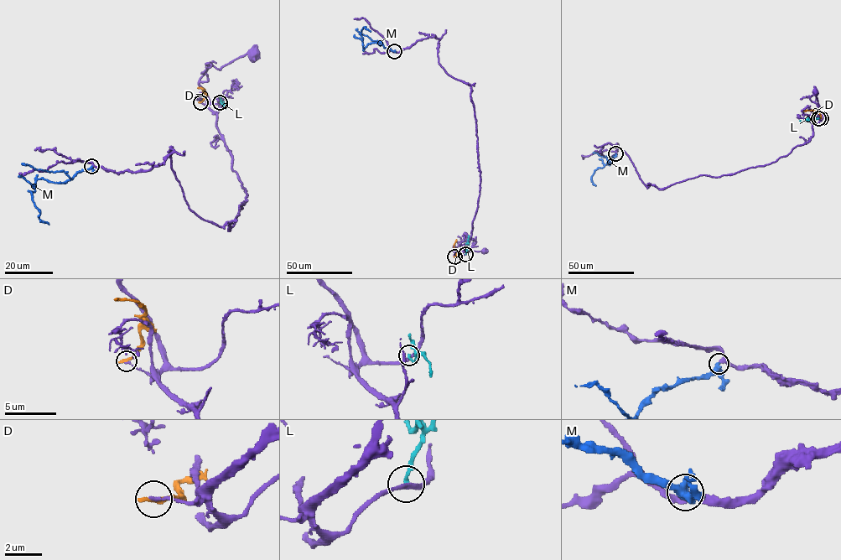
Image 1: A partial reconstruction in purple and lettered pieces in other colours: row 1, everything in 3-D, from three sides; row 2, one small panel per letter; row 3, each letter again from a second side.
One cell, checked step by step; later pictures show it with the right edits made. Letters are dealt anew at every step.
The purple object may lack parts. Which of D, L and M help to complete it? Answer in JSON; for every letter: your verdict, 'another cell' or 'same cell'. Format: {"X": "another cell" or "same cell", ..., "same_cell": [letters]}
{"D": "another cell", "L": "another cell", "M": "same cell", "same_cell": ["M"]}

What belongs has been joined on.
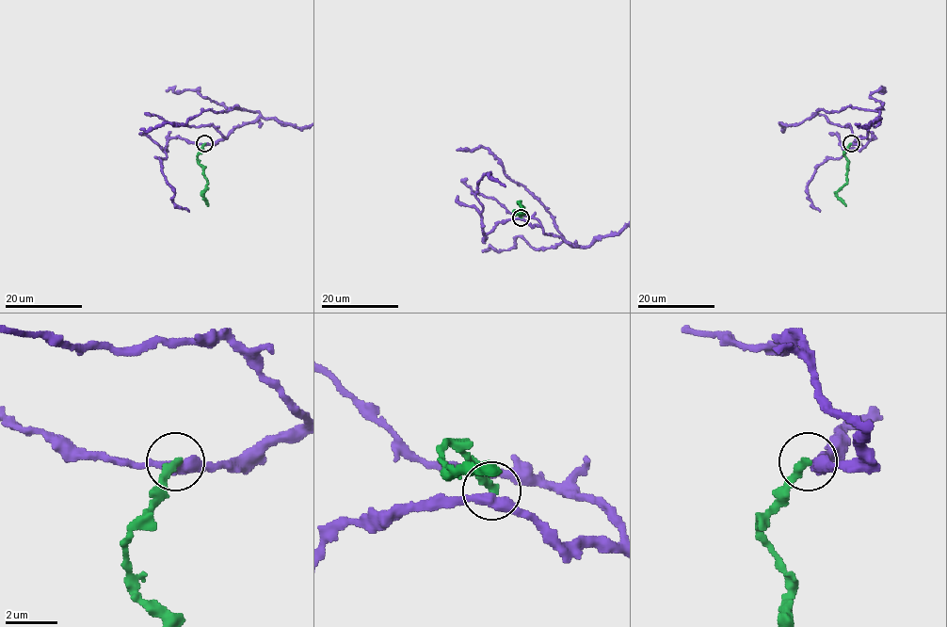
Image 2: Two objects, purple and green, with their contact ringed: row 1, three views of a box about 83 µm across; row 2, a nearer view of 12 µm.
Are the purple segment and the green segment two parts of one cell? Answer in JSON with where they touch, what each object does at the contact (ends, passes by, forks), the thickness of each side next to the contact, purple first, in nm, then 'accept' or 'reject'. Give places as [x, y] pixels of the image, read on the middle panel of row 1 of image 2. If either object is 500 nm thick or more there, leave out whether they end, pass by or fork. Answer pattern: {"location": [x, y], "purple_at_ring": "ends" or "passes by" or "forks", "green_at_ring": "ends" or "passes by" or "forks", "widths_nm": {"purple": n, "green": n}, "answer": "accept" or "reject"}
{"location": [521, 217], "purple_at_ring": "passes by", "green_at_ring": "ends", "widths_nm": {"purple": 400, "green": 360}, "answer": "reject"}

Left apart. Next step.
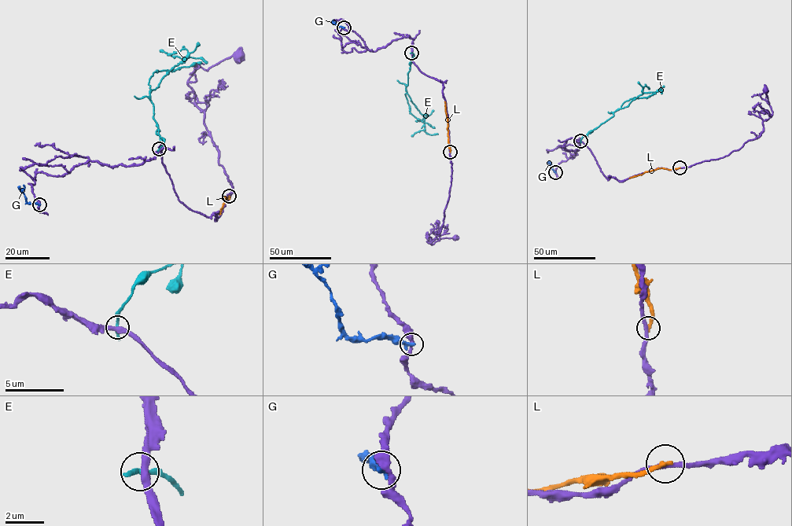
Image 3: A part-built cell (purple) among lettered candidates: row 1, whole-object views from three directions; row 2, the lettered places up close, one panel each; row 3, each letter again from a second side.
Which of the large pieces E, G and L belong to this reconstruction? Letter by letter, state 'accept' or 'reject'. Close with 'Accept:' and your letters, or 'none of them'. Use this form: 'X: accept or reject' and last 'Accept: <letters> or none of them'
E: reject
G: reject
L: reject
Accept: none of them

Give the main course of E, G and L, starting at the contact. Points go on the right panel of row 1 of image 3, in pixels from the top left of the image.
E: (580, 141), (588, 132), (640, 95), (661, 90), (661, 93)
G: (555, 172), (548, 161)
L: (679, 167), (657, 168), (629, 178)

